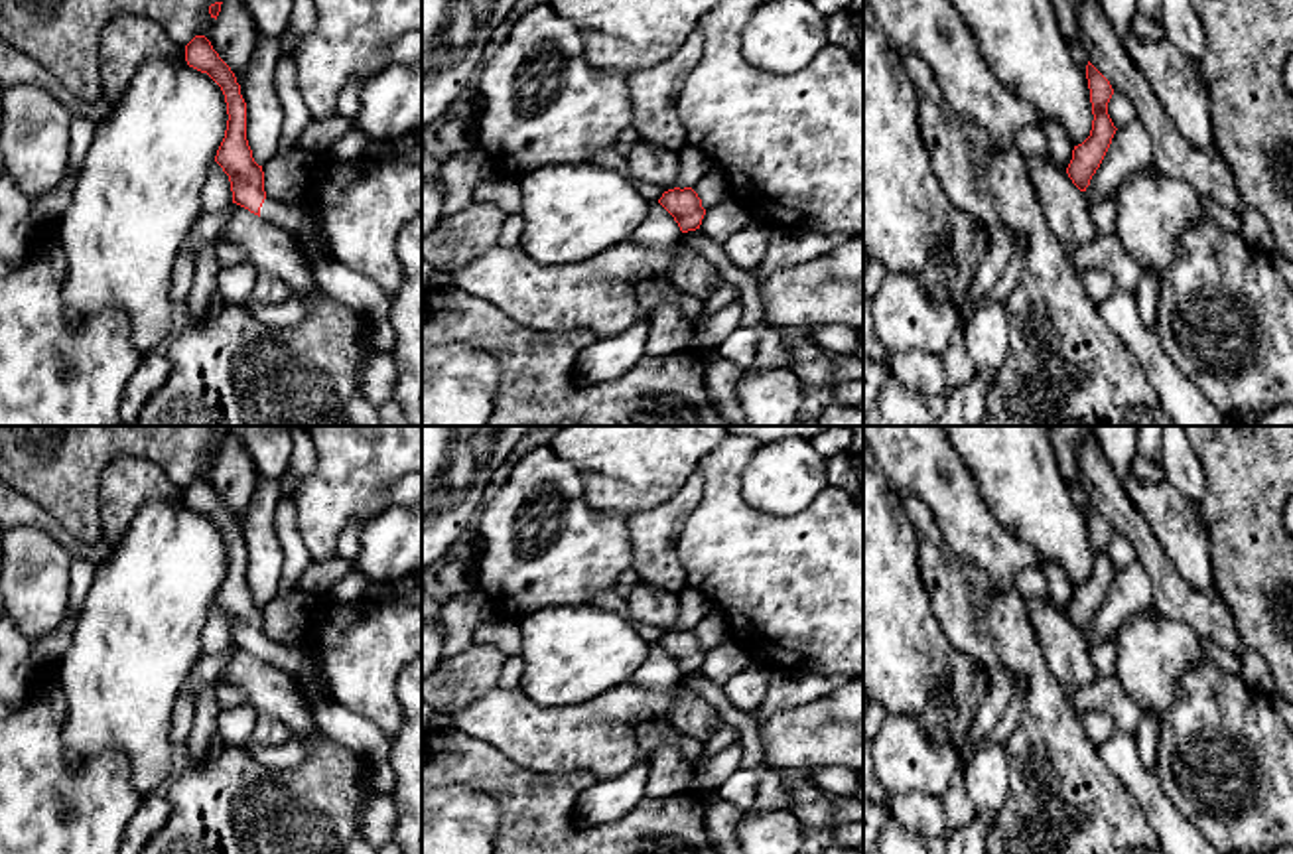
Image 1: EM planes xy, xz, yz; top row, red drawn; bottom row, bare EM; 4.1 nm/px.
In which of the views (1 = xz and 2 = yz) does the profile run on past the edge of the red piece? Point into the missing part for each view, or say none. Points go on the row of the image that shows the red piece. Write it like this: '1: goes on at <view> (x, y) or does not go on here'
1: does not go on here
2: does not go on here

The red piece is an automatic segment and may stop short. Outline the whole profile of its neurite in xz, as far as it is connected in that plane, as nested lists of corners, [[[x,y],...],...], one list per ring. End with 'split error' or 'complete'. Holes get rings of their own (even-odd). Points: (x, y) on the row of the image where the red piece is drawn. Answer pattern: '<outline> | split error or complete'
[[[674,187],[662,193],[658,203],[674,217],[682,233],[696,231],[702,225],[706,209],[692,187]]] | complete

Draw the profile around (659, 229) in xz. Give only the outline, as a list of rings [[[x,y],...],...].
[[[656,201],[650,203],[648,215],[631,241],[643,243],[648,249],[670,250],[678,247],[682,235],[674,217]]]

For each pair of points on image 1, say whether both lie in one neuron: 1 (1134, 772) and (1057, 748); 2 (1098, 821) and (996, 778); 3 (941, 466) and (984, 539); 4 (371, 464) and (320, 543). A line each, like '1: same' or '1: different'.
1: different
2: different
3: same
4: same

